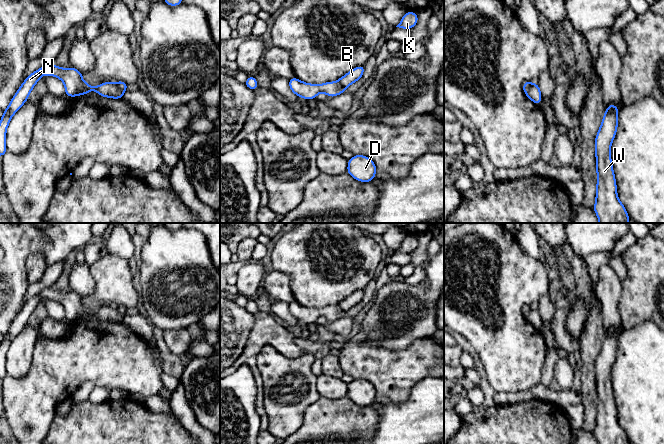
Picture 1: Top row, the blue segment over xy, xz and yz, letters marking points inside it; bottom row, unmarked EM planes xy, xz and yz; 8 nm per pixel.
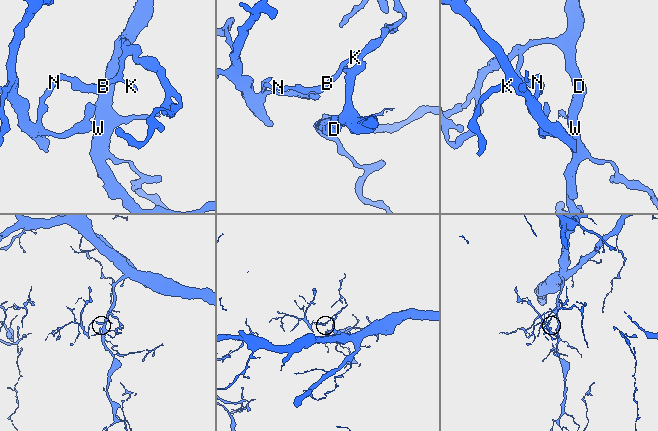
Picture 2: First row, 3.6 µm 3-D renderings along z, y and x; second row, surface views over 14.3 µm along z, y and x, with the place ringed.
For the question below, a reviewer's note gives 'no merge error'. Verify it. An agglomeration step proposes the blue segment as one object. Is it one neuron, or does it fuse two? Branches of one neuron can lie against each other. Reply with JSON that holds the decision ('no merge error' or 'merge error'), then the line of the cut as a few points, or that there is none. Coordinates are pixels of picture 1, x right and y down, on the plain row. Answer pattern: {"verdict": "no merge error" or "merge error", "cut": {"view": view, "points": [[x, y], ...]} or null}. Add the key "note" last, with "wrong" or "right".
{"verdict": "merge error", "cut": {"view": "xy", "points": [[115, 308], [123, 316]]}, "note": "wrong"}

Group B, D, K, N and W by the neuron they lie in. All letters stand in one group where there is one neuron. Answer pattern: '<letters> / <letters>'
B D K W / N

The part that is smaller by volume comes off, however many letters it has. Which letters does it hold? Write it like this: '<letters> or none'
N

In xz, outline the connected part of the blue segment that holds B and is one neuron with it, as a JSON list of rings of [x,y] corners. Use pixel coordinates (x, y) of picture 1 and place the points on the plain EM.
[[[365,289],[355,291],[352,295],[348,296],[347,298],[345,298],[338,305],[340,306],[340,308],[343,311],[347,312],[353,306],[359,305],[359,303],[362,301],[364,295],[365,295]]]

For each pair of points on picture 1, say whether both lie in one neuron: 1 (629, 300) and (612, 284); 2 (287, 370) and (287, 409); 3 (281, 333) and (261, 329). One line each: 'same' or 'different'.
1: different
2: same
3: same

